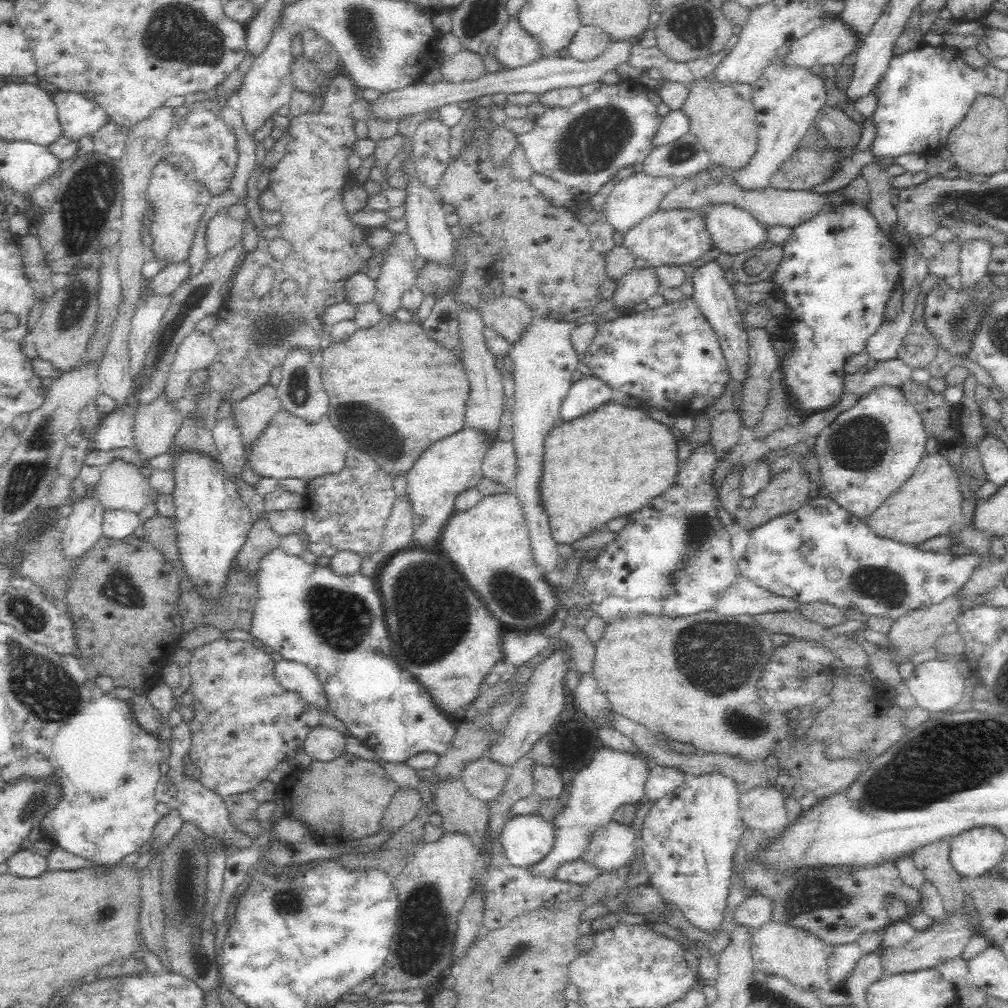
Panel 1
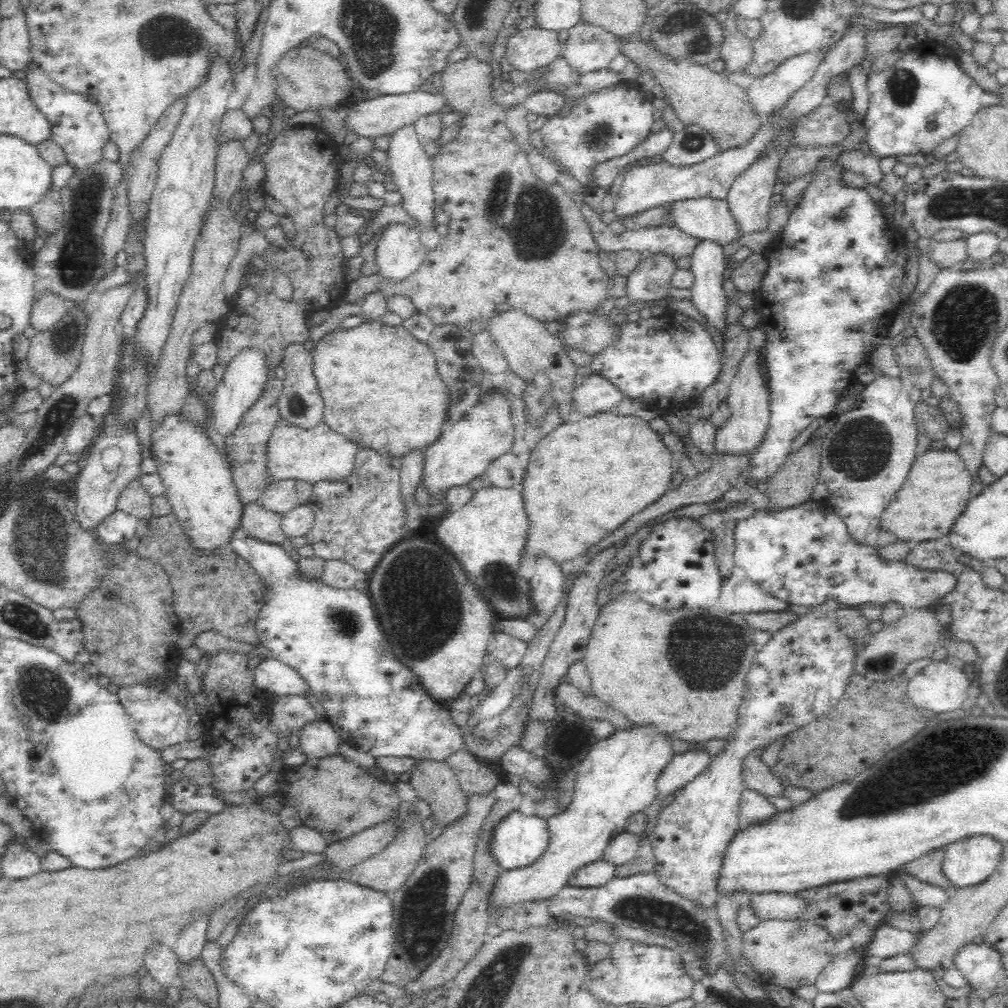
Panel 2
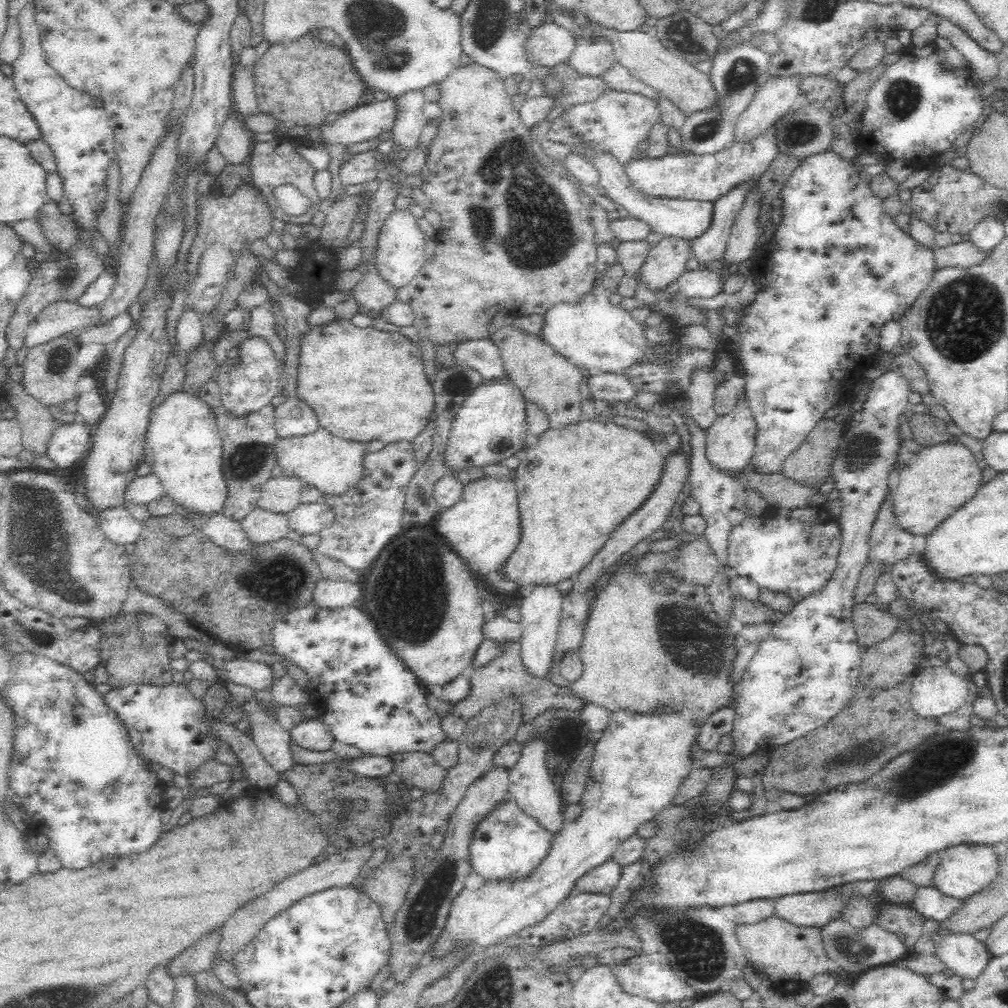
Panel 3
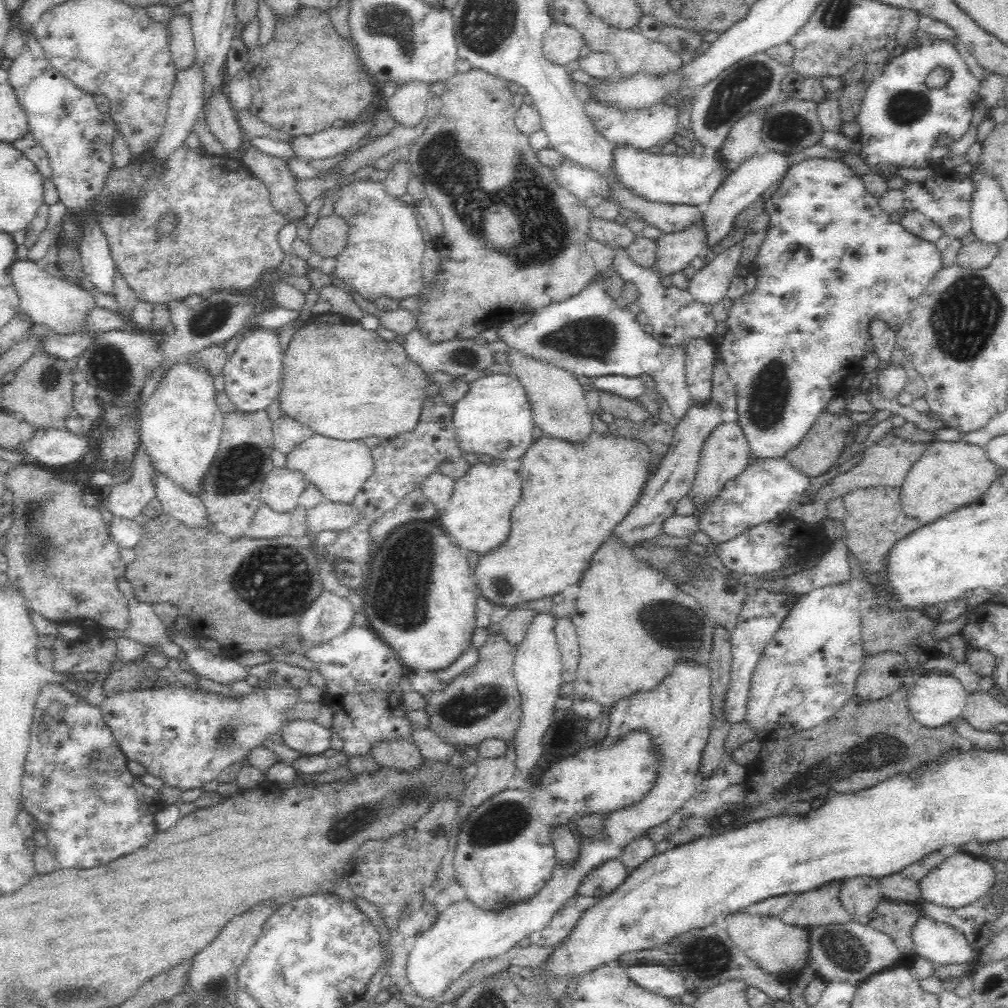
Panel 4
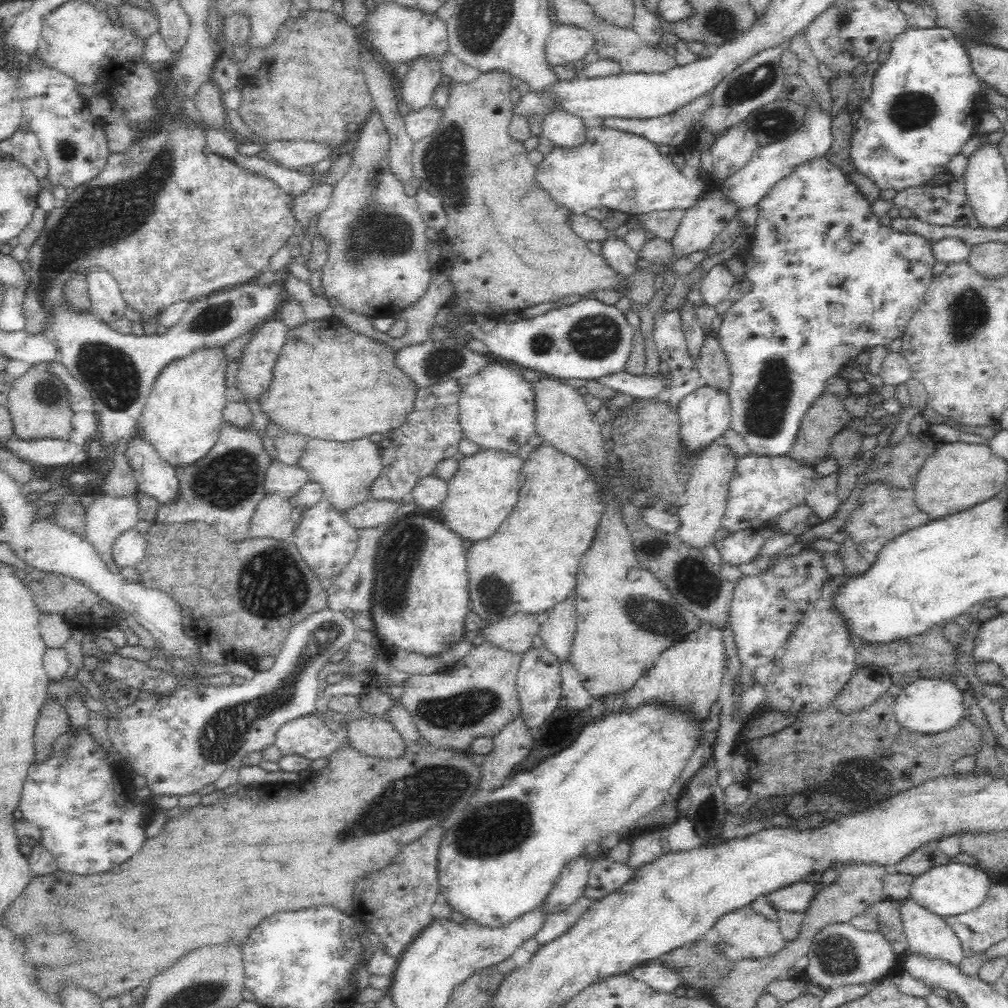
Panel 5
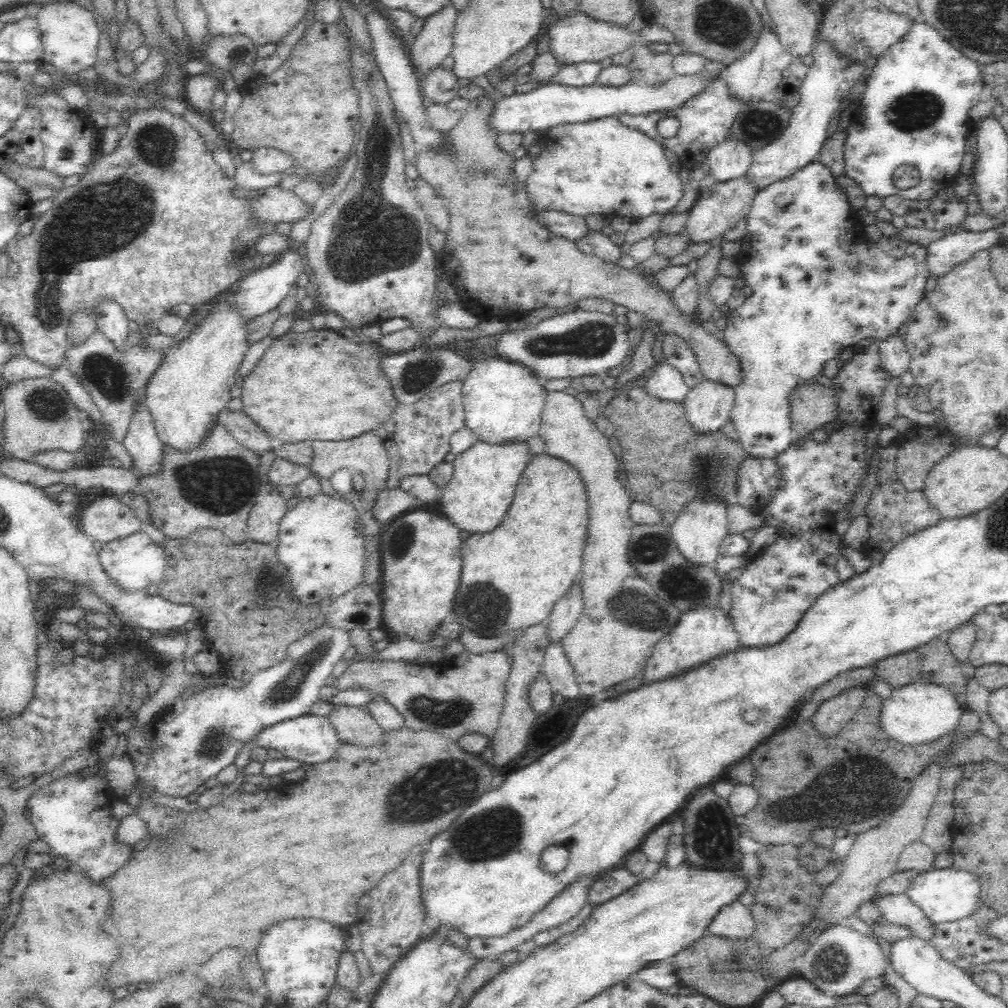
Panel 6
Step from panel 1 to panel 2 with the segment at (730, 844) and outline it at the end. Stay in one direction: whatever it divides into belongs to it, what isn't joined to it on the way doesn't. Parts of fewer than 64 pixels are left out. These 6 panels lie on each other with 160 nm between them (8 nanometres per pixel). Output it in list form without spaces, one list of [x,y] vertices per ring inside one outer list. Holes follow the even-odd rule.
[[[805,612],[798,616],[796,622],[776,632],[758,651],[746,679],[744,700],[740,704],[735,728],[736,736],[732,736],[724,748],[711,757],[706,768],[677,791],[672,802],[658,812],[658,820],[648,835],[655,861],[653,874],[662,887],[689,900],[696,908],[710,910],[717,907],[724,854],[744,826],[739,818],[740,800],[745,789],[741,775],[742,759],[751,750],[762,745],[769,746],[778,738],[807,725],[819,714],[831,709],[842,696],[849,676],[854,672],[855,647],[859,646],[838,630],[825,614],[812,615]]]

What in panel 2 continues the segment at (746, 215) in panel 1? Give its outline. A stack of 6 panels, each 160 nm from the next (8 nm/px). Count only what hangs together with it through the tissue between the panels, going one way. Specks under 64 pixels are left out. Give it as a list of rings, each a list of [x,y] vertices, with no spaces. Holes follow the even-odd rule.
[[[693,198],[670,203],[670,209],[674,213],[672,221],[682,231],[702,240],[712,240],[718,246],[724,247],[726,244],[736,243],[736,240],[740,240],[745,235],[736,217],[732,216],[727,199]]]

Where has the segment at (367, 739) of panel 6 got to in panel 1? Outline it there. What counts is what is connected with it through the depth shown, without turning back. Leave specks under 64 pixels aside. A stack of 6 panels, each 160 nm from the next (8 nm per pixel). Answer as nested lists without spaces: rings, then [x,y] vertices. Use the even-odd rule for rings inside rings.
[[[450,778],[444,786],[431,788],[436,793],[437,813],[442,816],[442,829],[444,833],[457,833],[468,837],[474,844],[474,851],[480,857],[487,856],[491,861],[496,856],[504,856],[504,848],[499,838],[495,838],[491,833],[491,807],[488,803],[472,796],[462,780],[454,780]]]

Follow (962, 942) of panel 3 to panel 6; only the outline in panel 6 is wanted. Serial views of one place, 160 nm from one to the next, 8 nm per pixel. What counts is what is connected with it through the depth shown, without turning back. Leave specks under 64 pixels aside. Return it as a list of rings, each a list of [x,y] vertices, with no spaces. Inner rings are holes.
[[[906,893],[877,896],[873,902],[878,903],[887,921],[906,927],[910,939],[921,939],[926,943],[934,940],[936,924]]]

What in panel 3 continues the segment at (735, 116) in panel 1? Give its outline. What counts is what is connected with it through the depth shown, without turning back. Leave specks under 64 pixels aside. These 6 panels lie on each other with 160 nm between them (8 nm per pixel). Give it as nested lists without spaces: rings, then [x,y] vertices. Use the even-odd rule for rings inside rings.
[[[585,22],[594,29],[596,35],[608,37],[614,47],[616,62],[629,70],[629,73],[641,82],[654,88],[663,98],[668,98],[684,116],[692,116],[694,112],[702,112],[718,106],[718,93],[712,83],[710,73],[701,71],[699,66],[689,63],[680,55],[668,50],[652,31],[616,31],[602,28],[596,23]]]

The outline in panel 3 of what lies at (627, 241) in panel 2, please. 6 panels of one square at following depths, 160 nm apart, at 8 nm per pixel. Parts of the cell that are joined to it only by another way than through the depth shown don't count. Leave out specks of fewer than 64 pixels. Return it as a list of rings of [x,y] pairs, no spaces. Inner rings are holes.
[[[598,241],[596,245],[596,287],[591,295],[576,302],[576,304],[556,304],[546,314],[543,314],[543,327],[540,336],[552,344],[556,353],[564,356],[575,366],[589,371],[591,376],[604,372],[622,372],[634,362],[658,360],[664,362],[664,350],[654,350],[652,344],[644,335],[644,326],[636,321],[631,311],[620,304],[613,305],[609,301],[610,291],[601,285],[600,275],[603,270],[615,261],[616,247],[610,241]]]

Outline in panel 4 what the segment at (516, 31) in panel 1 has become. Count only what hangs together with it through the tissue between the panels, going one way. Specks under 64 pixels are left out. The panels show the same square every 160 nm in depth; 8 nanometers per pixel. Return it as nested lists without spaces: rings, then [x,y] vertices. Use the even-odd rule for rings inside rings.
[[[552,22],[542,37],[542,52],[546,60],[559,67],[566,67],[576,60],[583,45],[580,32],[564,23]]]

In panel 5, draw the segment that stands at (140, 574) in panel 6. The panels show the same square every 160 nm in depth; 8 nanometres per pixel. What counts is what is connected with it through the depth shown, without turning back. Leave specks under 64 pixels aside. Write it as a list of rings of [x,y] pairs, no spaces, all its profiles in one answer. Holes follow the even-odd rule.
[[[136,527],[126,529],[112,545],[112,558],[119,569],[137,563],[145,554],[145,538]]]

